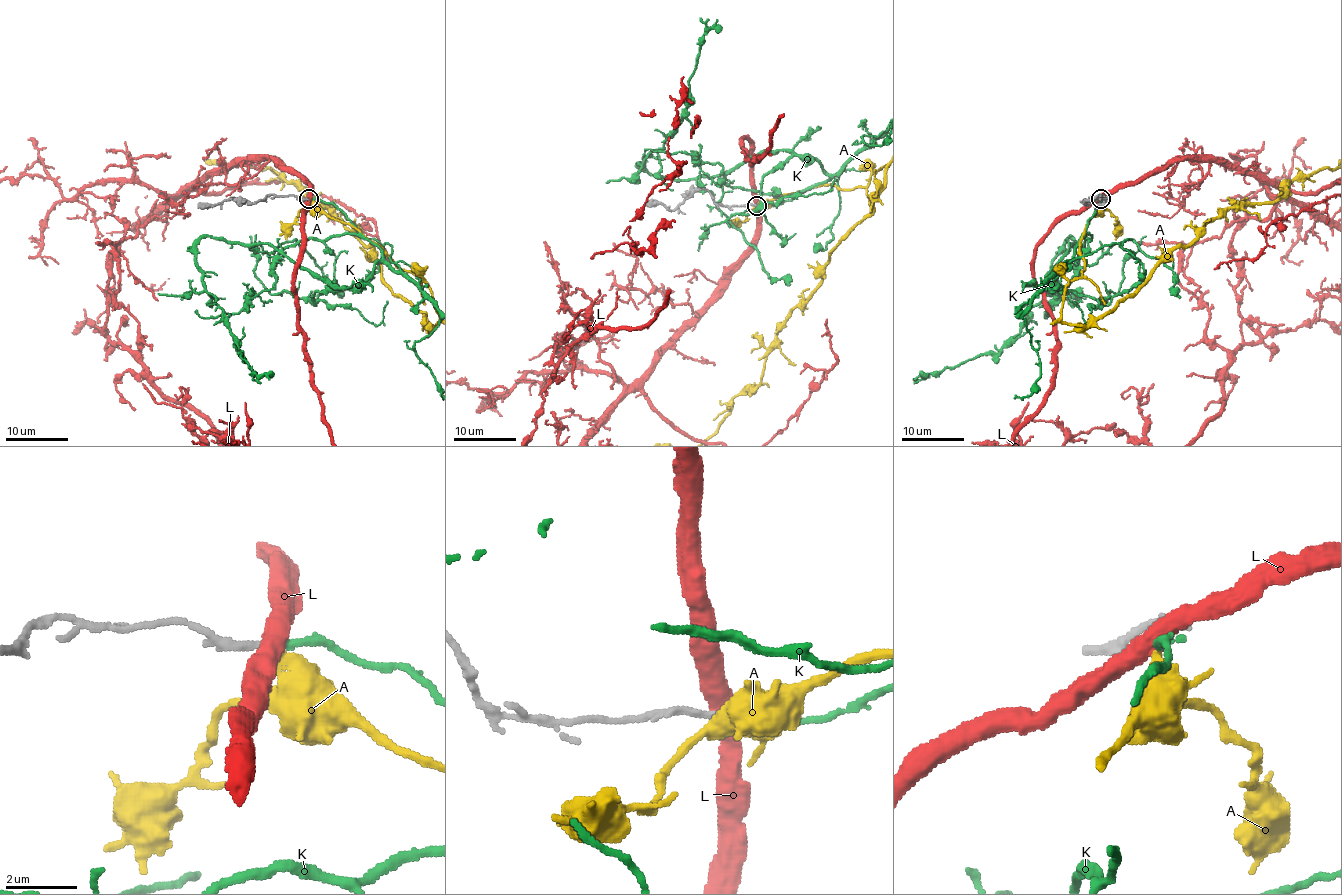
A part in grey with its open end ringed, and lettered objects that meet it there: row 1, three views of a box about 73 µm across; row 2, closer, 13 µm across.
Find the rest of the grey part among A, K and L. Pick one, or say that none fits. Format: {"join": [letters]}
{"join": ["K"]}

